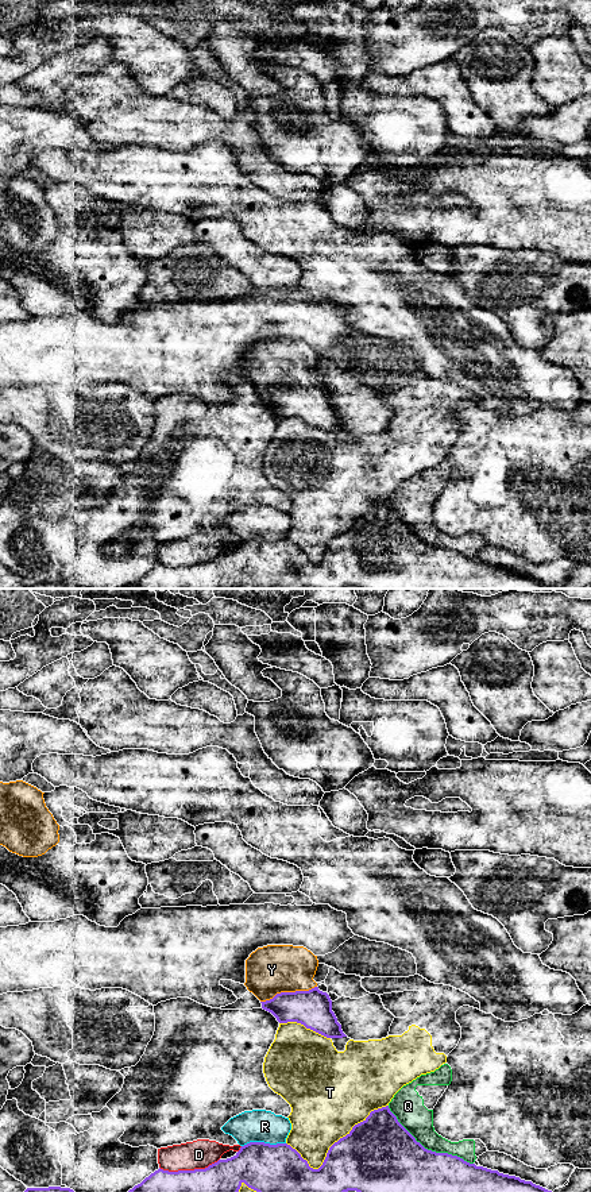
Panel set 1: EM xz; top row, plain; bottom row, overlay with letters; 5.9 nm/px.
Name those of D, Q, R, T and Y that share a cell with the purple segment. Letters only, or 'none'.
Y

